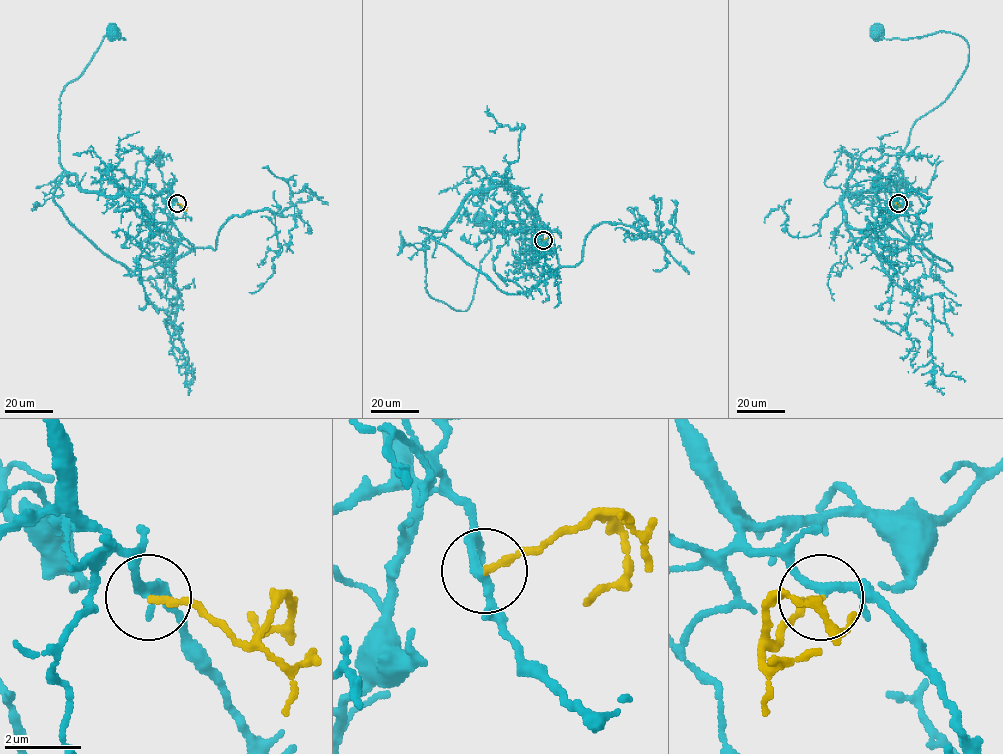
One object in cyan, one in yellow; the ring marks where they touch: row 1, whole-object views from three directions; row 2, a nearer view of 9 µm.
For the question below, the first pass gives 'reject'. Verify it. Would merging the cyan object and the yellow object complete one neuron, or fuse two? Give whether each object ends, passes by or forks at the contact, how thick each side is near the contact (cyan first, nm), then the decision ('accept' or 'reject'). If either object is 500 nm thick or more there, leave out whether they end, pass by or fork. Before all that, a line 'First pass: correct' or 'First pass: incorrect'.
First pass: incorrect
cyan passes by; yellow ends; calibres 220 and 180 nm; accept

